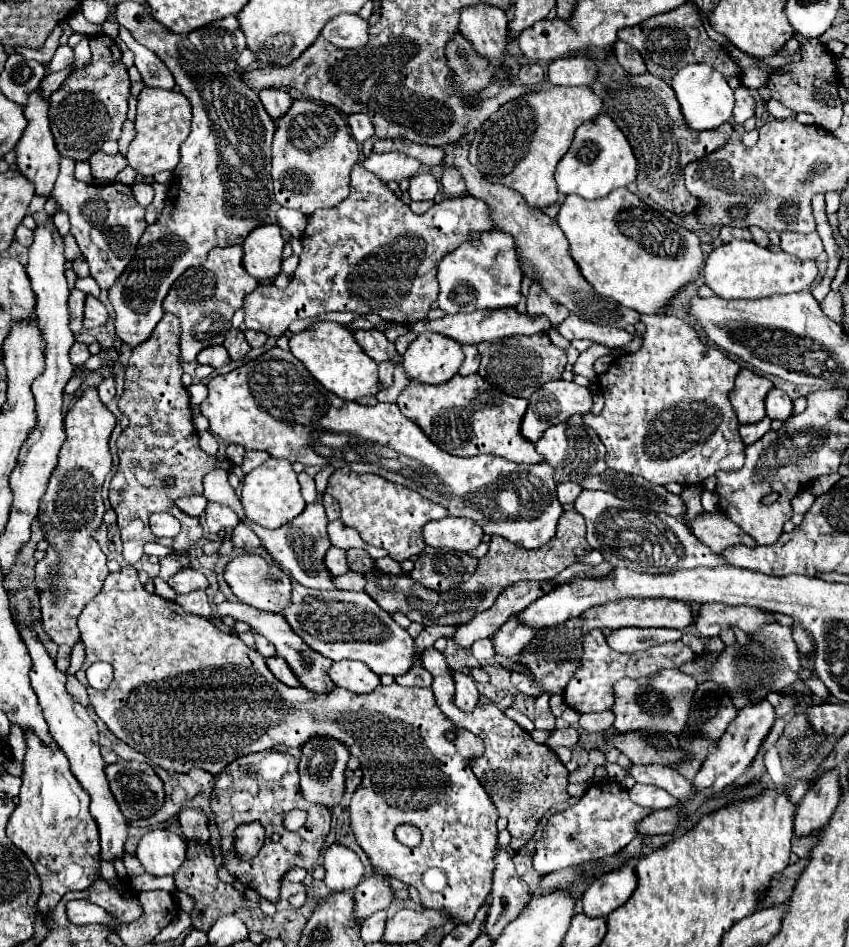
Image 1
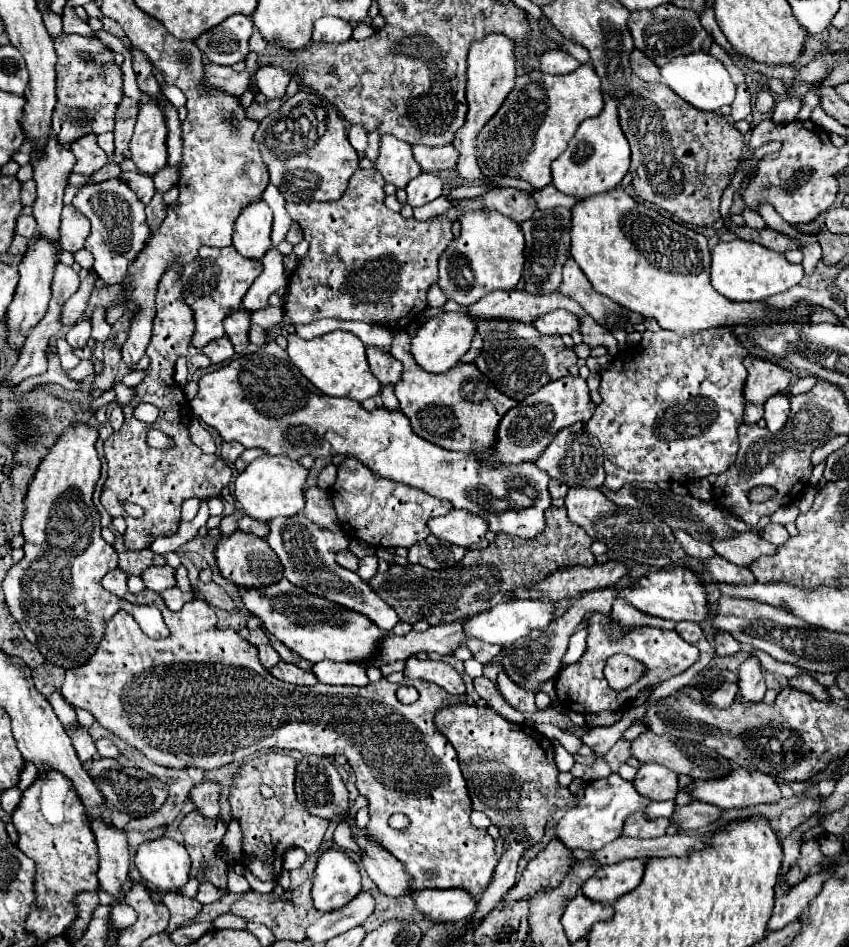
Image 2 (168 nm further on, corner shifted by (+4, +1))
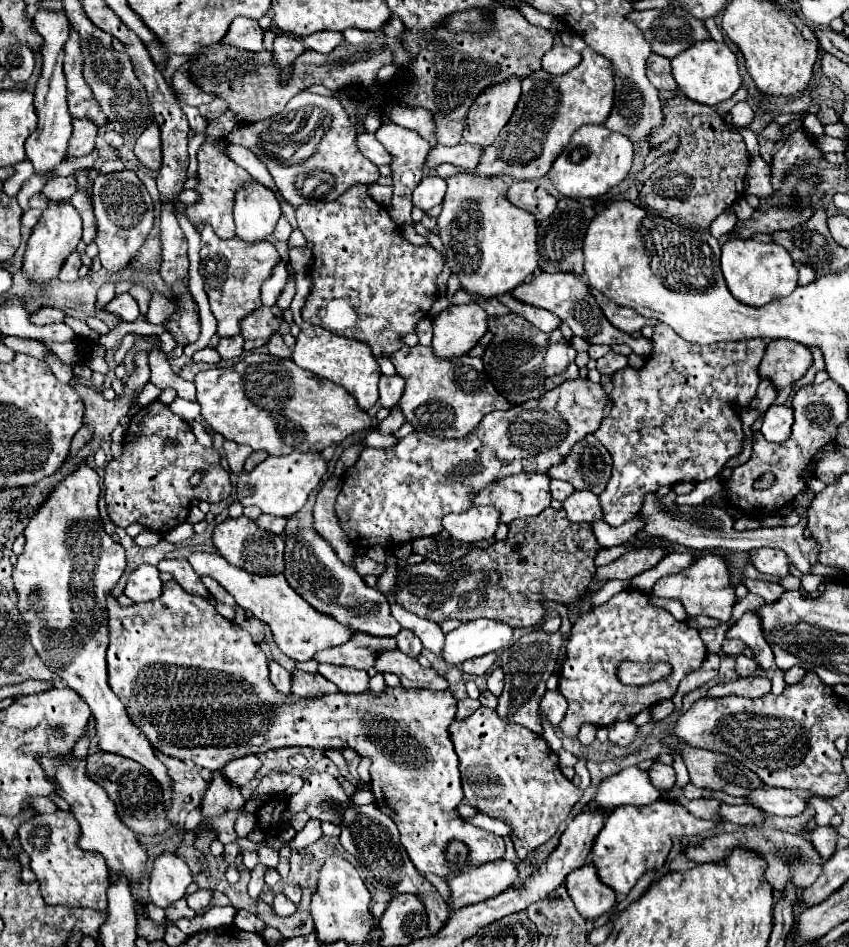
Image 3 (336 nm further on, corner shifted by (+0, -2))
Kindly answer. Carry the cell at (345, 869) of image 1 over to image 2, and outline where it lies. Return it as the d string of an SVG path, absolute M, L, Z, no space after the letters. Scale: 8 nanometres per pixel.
M327 850L319 856L313 878L313 904L329 912L349 904L361 892L361 874L357 862L343 850Z

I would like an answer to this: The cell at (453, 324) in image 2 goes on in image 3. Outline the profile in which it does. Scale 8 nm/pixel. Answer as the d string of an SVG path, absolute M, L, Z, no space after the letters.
M479 303L449 305L433 319L433 349L441 359L467 355L485 335L487 319Z

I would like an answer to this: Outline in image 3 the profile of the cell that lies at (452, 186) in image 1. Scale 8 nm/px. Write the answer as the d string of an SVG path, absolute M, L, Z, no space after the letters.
M511 77L501 85L485 89L475 99L469 111L463 141L489 147L511 119L519 97L521 97L521 81L517 77Z

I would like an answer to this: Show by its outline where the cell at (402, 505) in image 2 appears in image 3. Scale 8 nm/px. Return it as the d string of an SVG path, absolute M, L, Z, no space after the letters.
M575 379L547 391L545 397L513 405L507 411L491 411L485 419L481 419L477 429L461 439L439 439L423 431L413 431L399 439L395 447L367 447L359 455L357 463L345 473L343 491L335 501L337 521L355 547L373 547L375 543L399 545L417 537L433 537L443 529L441 519L447 513L463 513L471 509L475 495L489 483L519 473L547 473L553 465L563 463L577 441L597 431L611 407L613 403L601 385L595 385L589 379Z

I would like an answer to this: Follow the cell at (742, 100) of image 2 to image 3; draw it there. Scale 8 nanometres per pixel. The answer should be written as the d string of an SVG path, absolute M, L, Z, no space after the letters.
M739 101L733 109L731 109L731 121L733 125L749 125L753 119L753 109L749 107L747 101Z

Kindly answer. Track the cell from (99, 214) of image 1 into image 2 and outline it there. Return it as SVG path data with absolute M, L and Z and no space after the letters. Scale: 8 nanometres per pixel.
M105 180L91 186L81 186L73 198L73 208L91 222L91 234L85 242L85 248L95 258L95 272L107 284L121 284L125 278L127 266L135 260L137 252L145 246L151 230L145 220L145 204L137 194L121 180Z

